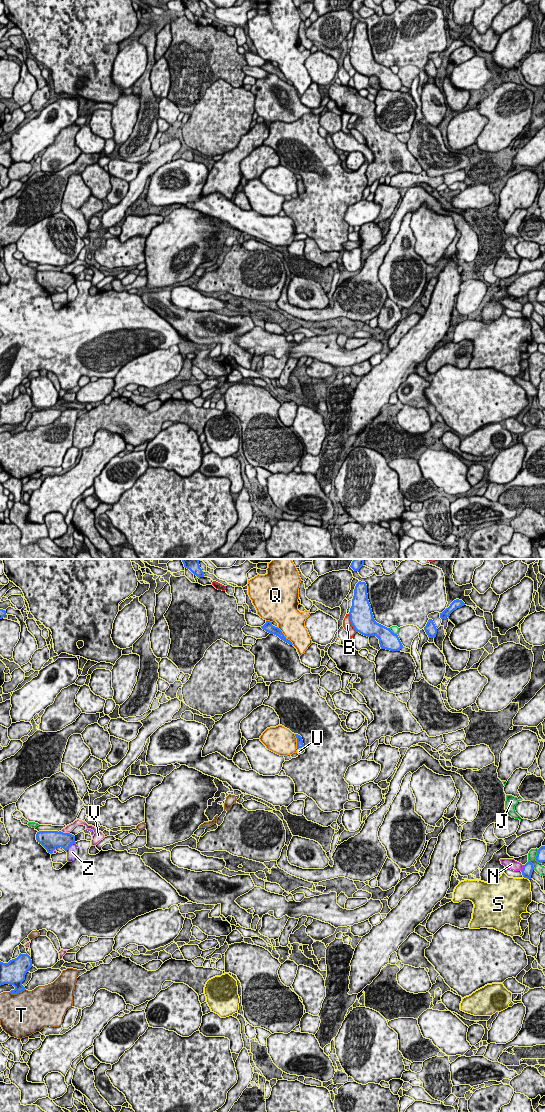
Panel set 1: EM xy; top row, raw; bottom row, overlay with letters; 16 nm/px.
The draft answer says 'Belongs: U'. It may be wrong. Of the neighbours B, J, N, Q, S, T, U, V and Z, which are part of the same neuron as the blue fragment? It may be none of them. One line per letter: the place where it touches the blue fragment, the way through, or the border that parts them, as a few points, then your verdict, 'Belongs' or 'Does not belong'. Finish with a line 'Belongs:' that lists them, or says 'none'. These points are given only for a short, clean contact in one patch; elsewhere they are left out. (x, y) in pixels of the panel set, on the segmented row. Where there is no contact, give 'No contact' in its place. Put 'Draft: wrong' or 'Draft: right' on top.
Draft: right
B: Touches blue at xy (351, 623). Does not belong
J: Touches blue at xy (532, 865). Does not belong
N: Touches blue at xy (523, 868). Does not belong
Q: Touches blue at xy (284, 636). Does not belong
S: Touches blue at xy (526, 877). Does not belong
T: Touches blue at xy (17, 992). Does not belong
U: Touches blue at xy (300, 747). Path across: xy (300, 744), (300, 747), (299, 751). Belongs
V: Touches blue at xy (65, 833). Does not belong
Z: Touches blue at xy (70, 844). Does not belong
Belongs: U

